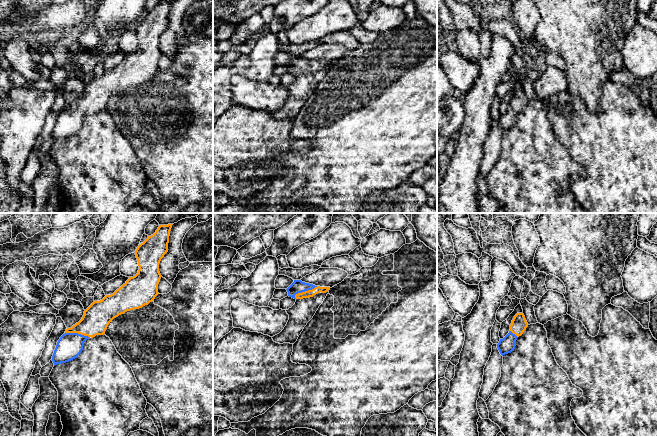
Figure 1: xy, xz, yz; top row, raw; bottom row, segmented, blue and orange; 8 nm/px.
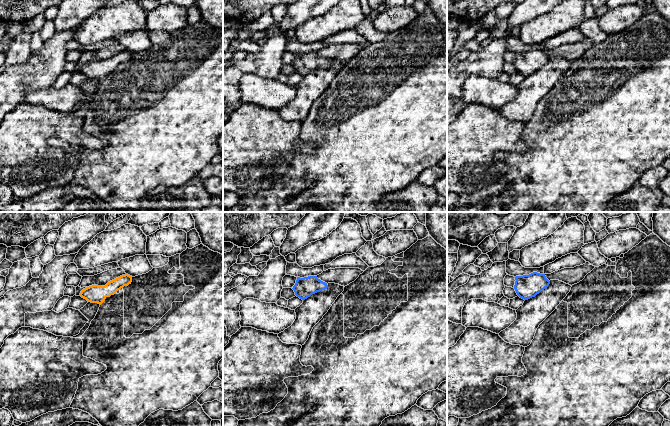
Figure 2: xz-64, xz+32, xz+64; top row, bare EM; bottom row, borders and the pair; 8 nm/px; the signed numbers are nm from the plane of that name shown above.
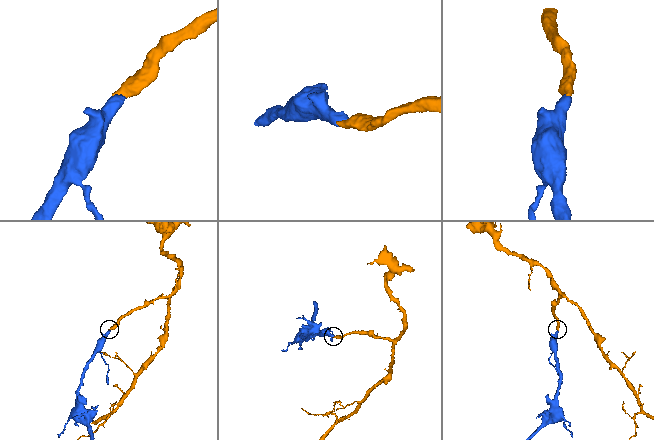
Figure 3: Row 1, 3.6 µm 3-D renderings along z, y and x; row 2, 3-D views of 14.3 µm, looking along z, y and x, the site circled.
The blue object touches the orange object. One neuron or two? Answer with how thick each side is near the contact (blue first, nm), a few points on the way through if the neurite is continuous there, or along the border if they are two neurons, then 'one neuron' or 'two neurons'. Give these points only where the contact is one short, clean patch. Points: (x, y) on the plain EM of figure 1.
100/60 nm | across xz (297, 62), (305, 66), (310, 69) | one neuron

